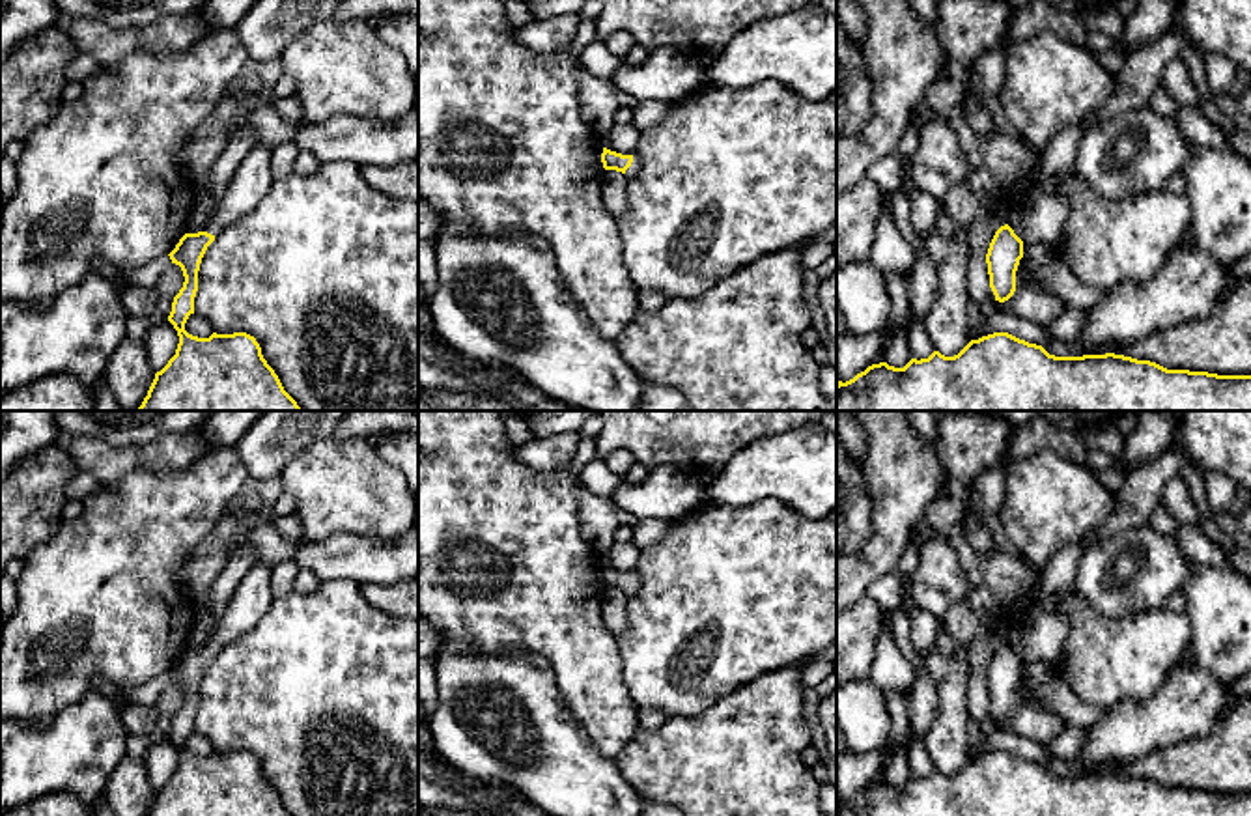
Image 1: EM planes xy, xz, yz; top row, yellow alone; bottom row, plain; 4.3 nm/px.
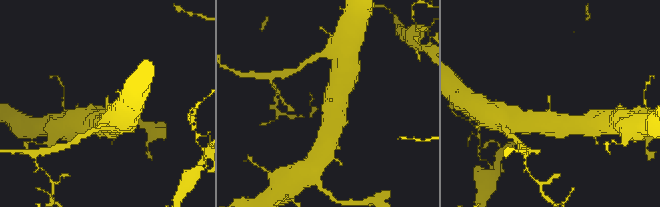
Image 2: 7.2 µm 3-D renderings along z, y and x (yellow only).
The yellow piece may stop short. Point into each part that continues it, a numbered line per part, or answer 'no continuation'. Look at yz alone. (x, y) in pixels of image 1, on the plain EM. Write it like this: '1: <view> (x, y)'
no continuation

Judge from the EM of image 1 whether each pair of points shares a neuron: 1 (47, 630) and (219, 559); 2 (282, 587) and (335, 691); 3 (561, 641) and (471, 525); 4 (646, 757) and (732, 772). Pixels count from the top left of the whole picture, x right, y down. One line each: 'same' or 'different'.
1: different
2: different
3: same
4: same

